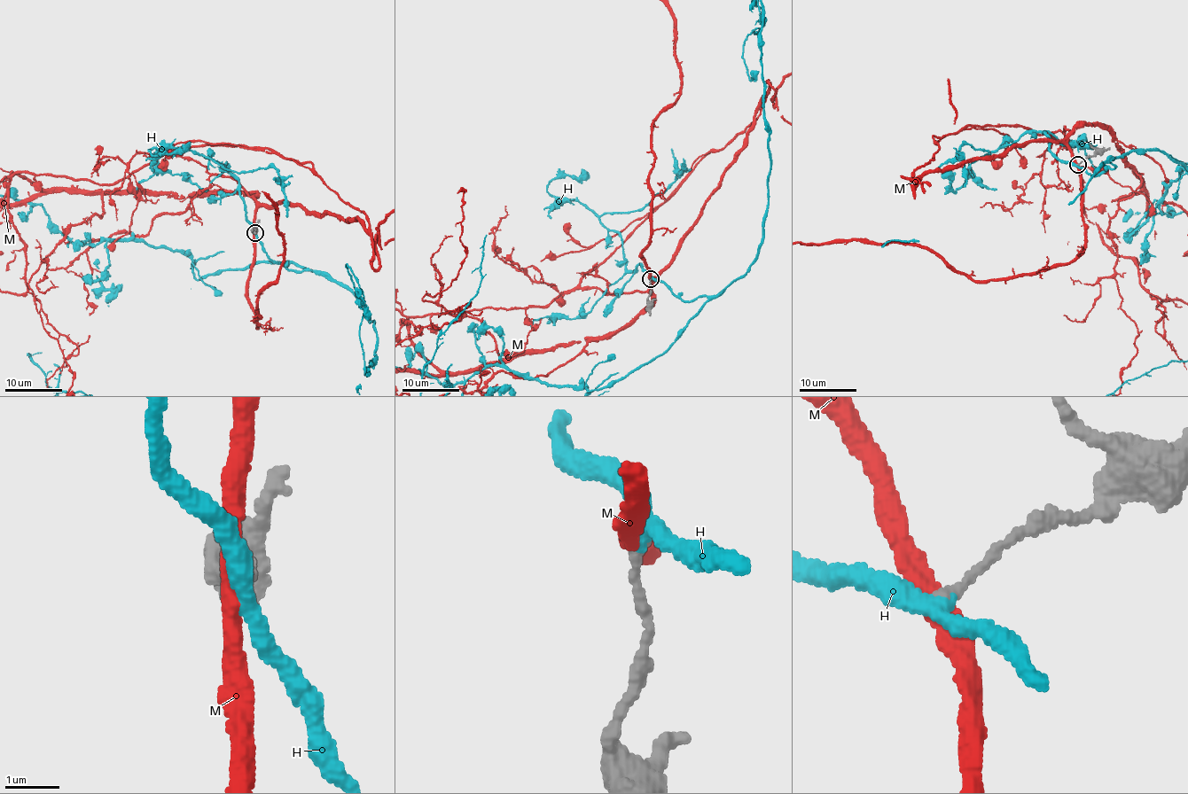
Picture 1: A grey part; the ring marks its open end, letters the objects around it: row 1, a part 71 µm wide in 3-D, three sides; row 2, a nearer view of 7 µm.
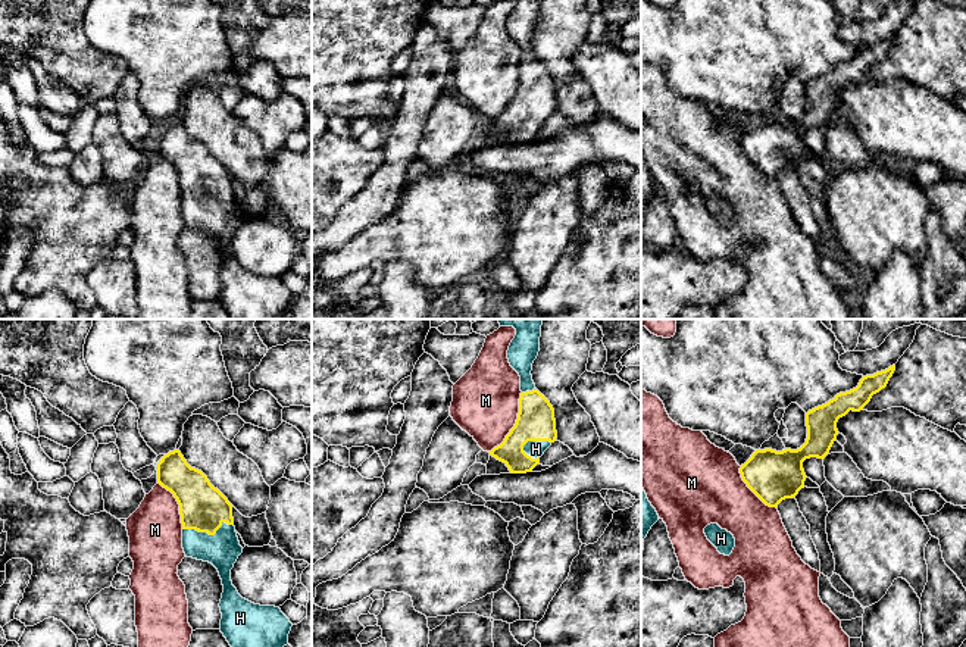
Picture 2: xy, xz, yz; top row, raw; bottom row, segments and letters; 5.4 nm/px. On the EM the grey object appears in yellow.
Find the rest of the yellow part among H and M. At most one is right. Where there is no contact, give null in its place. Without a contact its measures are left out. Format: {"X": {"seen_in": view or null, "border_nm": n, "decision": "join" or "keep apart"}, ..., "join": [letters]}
{"H": {"seen_in": "xy", "border_nm": 280, "decision": "join"}, "M": {"seen_in": "xz", "border_nm": 380, "decision": "keep apart"}, "join": ["H"]}

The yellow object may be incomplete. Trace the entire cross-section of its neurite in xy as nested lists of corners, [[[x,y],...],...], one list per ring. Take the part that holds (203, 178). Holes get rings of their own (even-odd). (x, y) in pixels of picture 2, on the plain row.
[[[179,121],[157,134],[157,154],[171,162],[179,175],[182,219],[187,228],[212,234],[222,250],[219,274],[221,303],[232,319],[282,319],[293,294],[275,276],[243,269],[231,251],[231,240],[243,224],[232,175],[207,147],[191,138]]]

